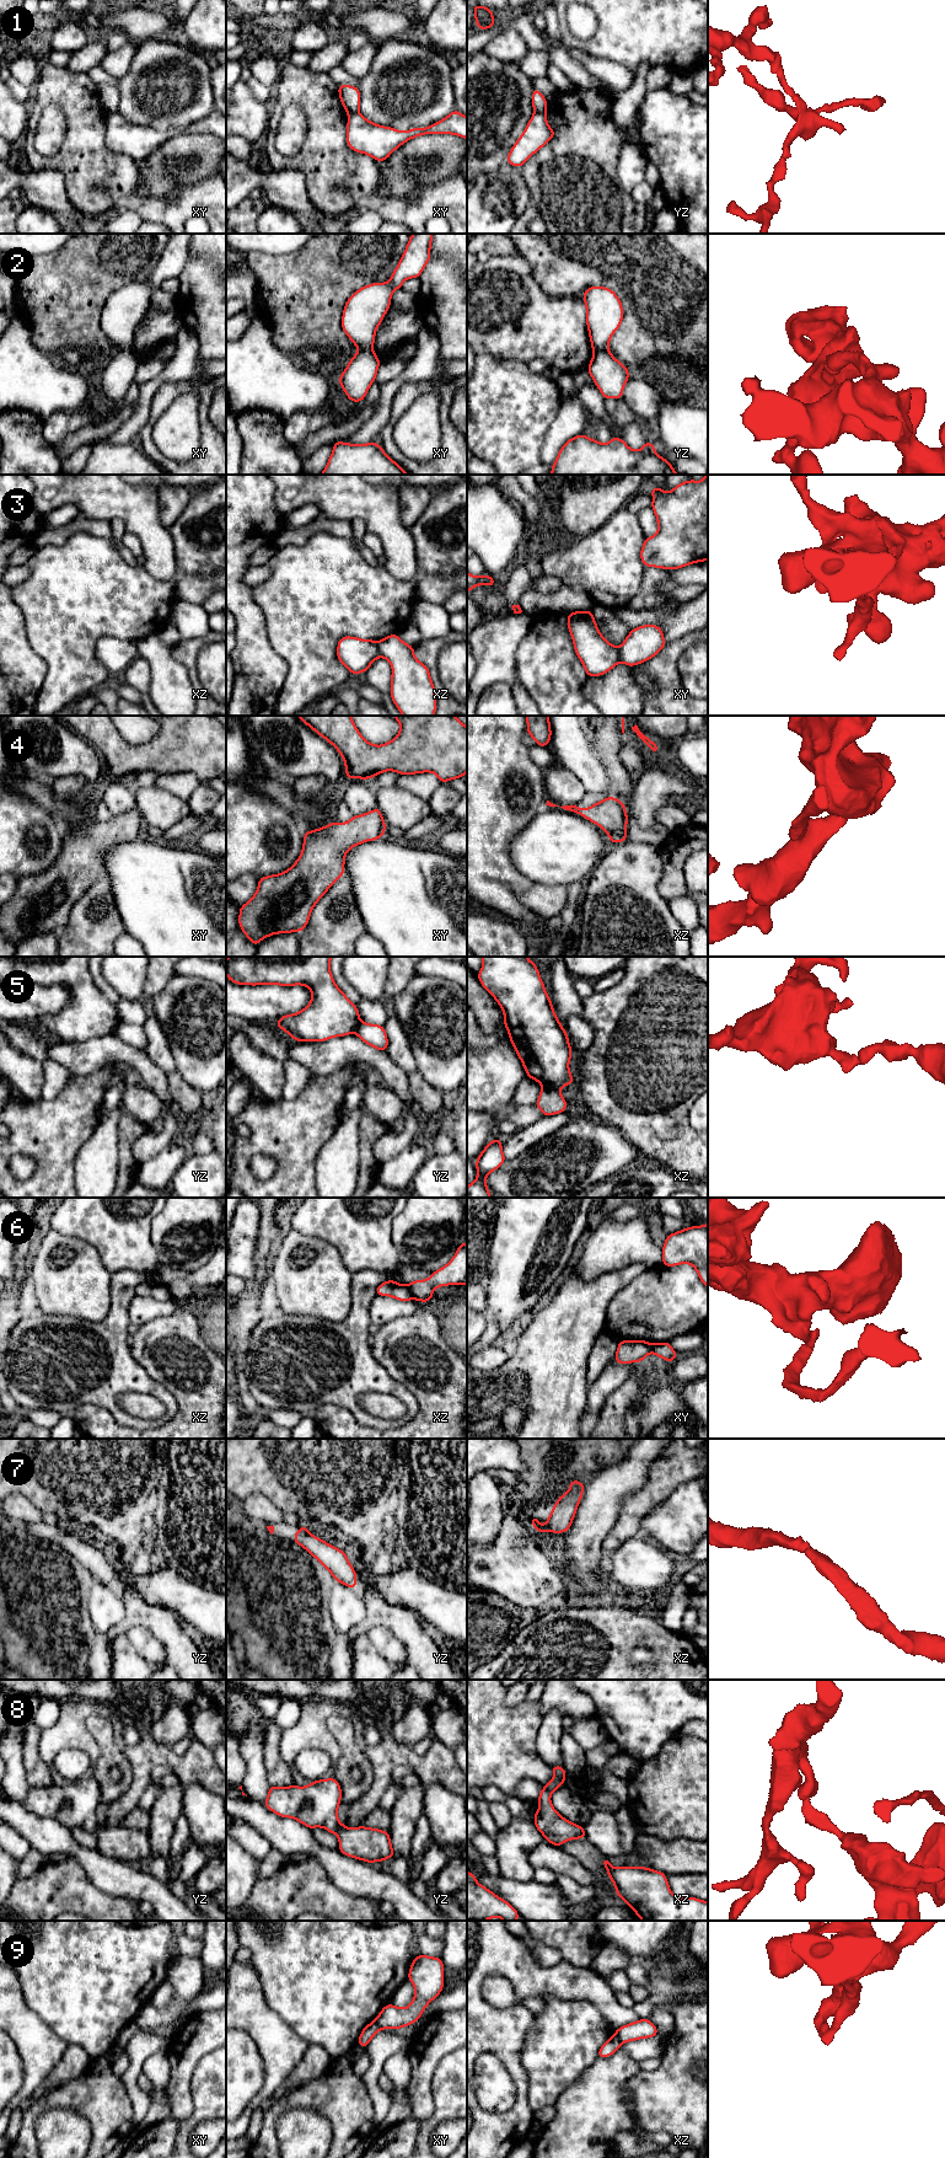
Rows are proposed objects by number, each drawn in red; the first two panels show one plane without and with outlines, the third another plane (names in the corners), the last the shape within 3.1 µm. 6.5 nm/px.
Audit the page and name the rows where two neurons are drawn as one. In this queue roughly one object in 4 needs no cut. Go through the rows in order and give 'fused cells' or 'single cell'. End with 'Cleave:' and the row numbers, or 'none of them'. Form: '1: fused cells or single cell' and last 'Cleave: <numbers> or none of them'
1: fused cells
2: fused cells
3: fused cells
4: single cell
5: fused cells
6: fused cells
7: single cell
8: fused cells
9: fused cells
Cleave: 1, 2, 3, 5, 6, 8, 9

